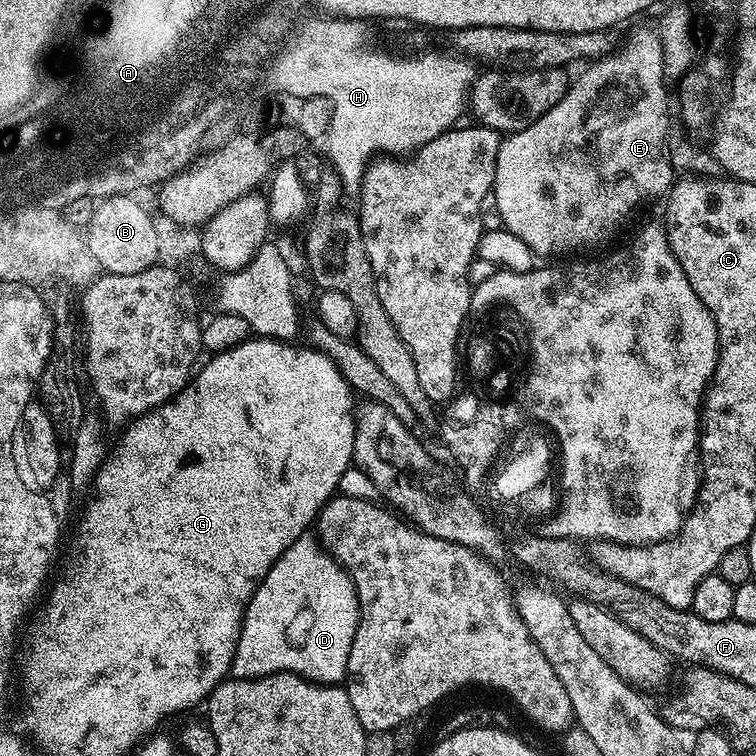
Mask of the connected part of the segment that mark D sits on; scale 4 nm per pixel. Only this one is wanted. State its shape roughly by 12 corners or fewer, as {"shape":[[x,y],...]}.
{"shape":[[315,535],[254,590],[231,675],[339,685],[360,599]]}

